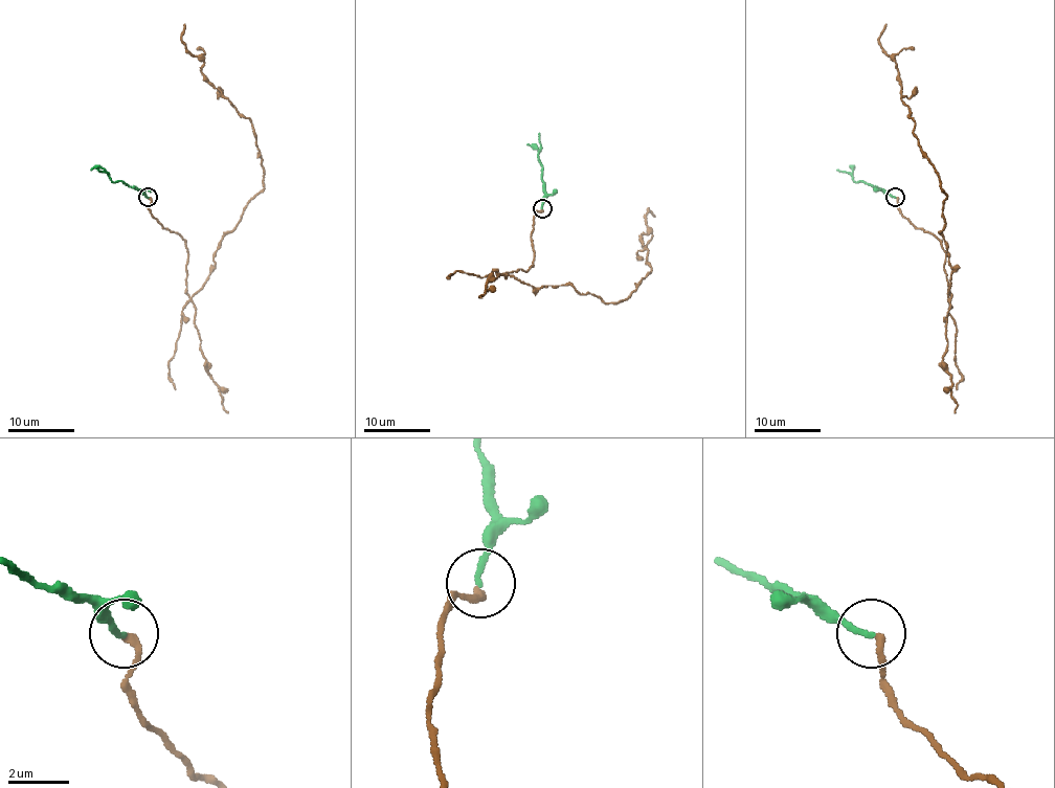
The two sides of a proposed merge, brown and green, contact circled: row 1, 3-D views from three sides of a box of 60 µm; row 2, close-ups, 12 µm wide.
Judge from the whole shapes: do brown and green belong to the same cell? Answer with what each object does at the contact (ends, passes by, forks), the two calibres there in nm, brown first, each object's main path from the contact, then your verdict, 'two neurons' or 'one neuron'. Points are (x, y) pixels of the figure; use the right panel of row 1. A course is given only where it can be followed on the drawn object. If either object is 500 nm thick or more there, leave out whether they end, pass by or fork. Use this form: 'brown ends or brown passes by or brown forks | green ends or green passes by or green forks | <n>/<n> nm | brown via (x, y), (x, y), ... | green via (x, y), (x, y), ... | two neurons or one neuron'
brown ends | green ends | 220/170 nm | brown via (896, 197), (903, 217), (940, 242), (950, 297), (952, 269), (941, 233), (946, 195), (879, 41), (887, 24) | green via (895, 197), (863, 181), (854, 181), (853, 170) | one neuron

